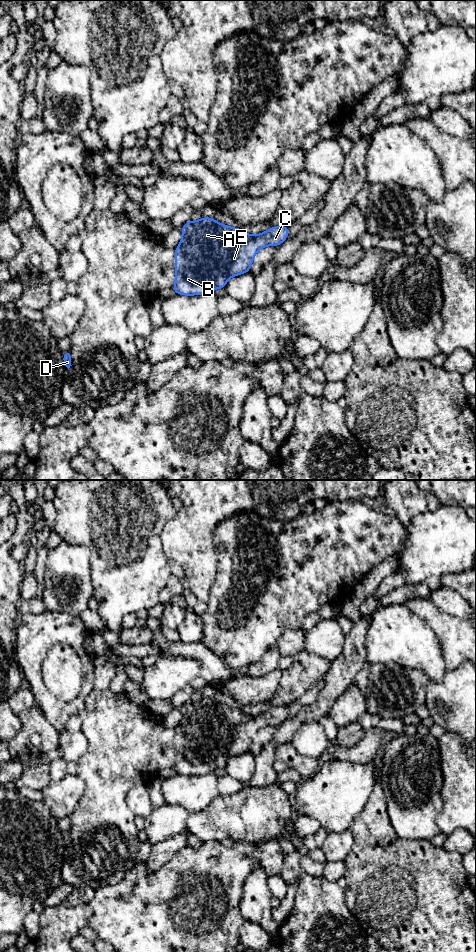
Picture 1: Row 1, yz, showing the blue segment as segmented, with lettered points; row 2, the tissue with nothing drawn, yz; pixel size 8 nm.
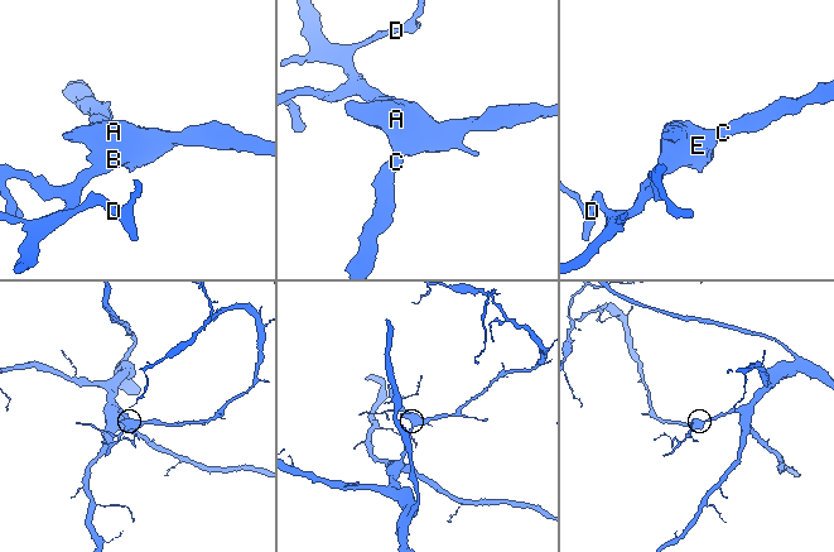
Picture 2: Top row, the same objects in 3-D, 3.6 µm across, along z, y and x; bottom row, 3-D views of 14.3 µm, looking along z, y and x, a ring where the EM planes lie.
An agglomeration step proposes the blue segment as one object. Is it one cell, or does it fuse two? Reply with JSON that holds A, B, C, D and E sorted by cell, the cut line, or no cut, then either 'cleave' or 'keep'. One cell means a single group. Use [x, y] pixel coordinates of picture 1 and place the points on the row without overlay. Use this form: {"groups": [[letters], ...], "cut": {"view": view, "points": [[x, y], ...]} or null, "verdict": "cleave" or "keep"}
{"groups": [["A", "B", "C", "D", "E"]], "cut": null, "verdict": "keep"}

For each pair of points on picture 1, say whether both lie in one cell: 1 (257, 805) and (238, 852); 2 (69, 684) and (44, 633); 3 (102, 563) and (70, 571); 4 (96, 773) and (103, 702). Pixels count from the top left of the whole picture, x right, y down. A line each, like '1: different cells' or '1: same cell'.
1: different cells
2: different cells
3: different cells
4: same cell

